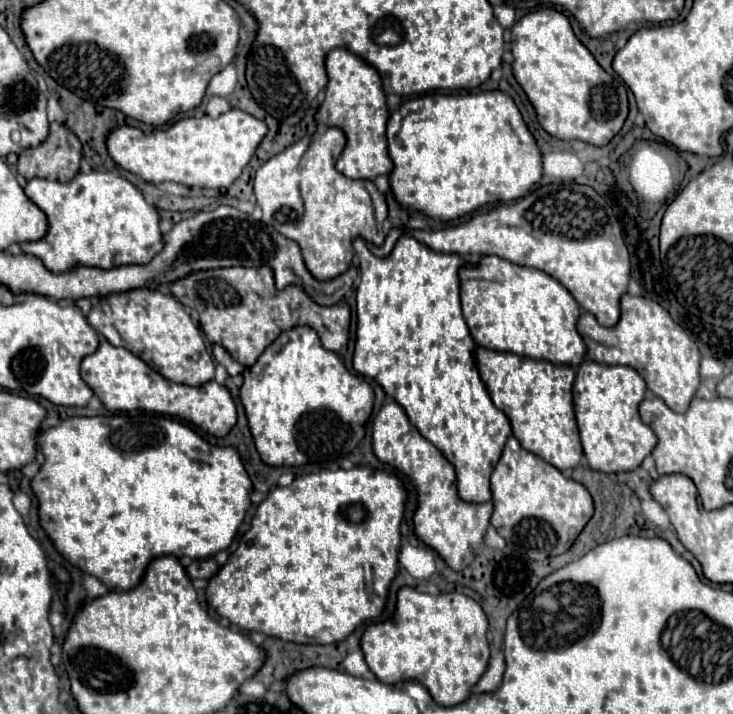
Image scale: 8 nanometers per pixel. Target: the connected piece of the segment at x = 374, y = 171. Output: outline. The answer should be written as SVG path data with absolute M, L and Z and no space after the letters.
M334 48L326 56L328 84L324 90L324 102L320 104L314 120L318 126L336 126L346 134L346 148L336 162L336 170L348 178L374 180L380 174L392 170L392 160L386 148L386 96L378 72L344 48Z

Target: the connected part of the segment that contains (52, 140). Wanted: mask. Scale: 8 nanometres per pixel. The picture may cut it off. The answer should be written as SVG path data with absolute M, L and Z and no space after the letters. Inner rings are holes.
M52 122L50 136L38 148L28 148L20 154L18 174L22 174L26 180L36 176L46 180L70 182L80 170L80 160L80 140L70 132L66 124Z

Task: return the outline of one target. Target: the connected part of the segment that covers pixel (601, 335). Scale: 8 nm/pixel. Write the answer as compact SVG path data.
M622 296L622 314L616 326L606 328L588 312L578 318L578 334L586 344L590 360L600 364L622 364L638 370L648 390L666 402L674 412L686 412L690 400L700 384L700 352L680 324L676 324L668 310L644 296Z

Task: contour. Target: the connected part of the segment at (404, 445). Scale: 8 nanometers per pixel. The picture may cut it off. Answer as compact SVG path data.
M398 402L384 404L374 418L372 446L380 462L386 462L388 466L402 472L418 490L414 534L426 546L436 550L452 570L464 570L474 560L474 550L484 542L484 534L490 524L492 502L468 504L458 498L454 466L406 420L406 412Z

